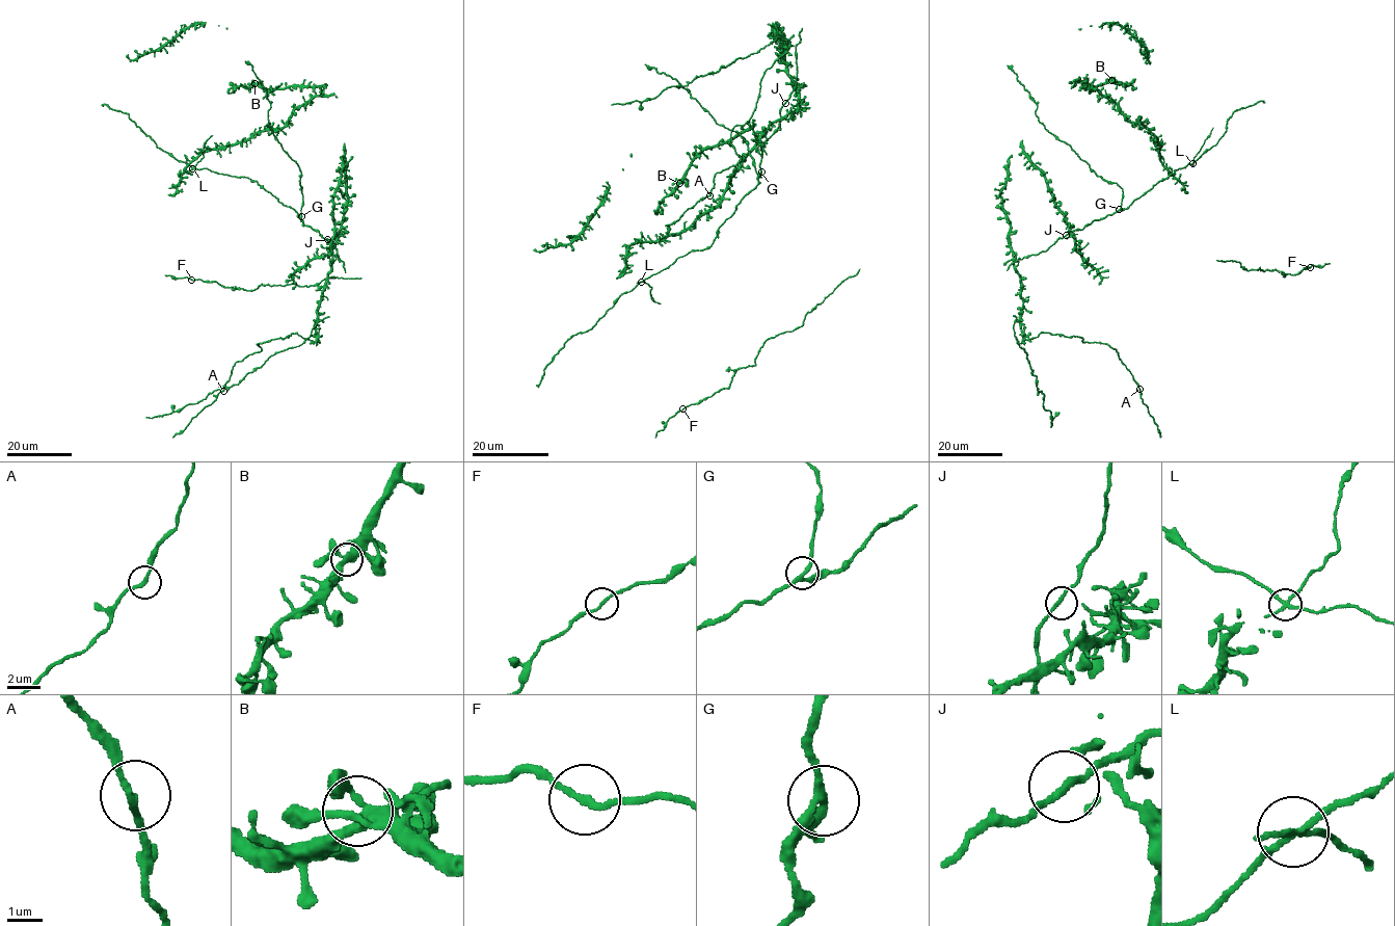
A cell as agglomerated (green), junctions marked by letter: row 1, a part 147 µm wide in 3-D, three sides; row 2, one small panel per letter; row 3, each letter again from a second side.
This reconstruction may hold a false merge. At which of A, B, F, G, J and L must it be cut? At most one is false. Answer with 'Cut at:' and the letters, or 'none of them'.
Cut at: L

